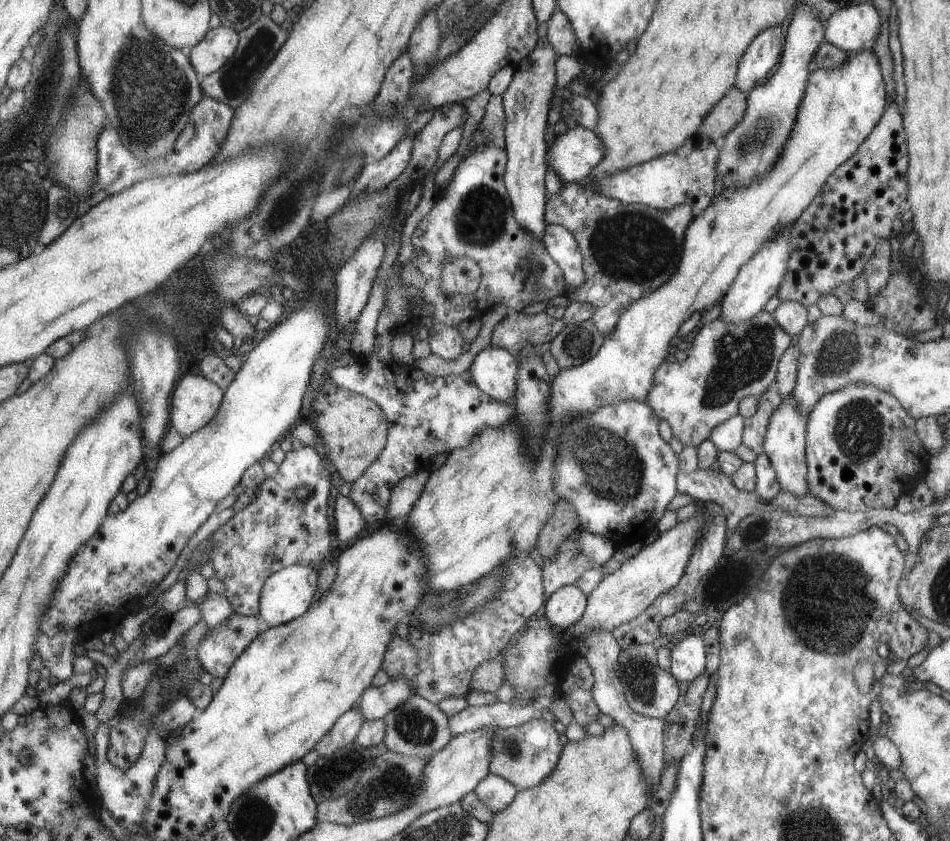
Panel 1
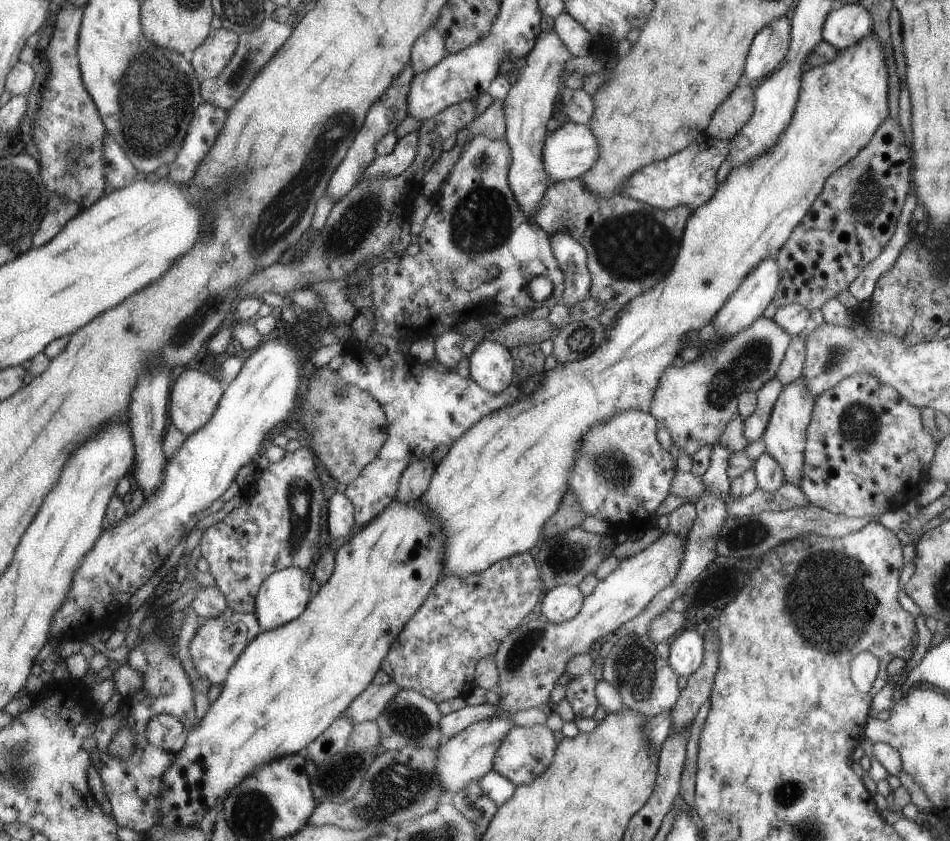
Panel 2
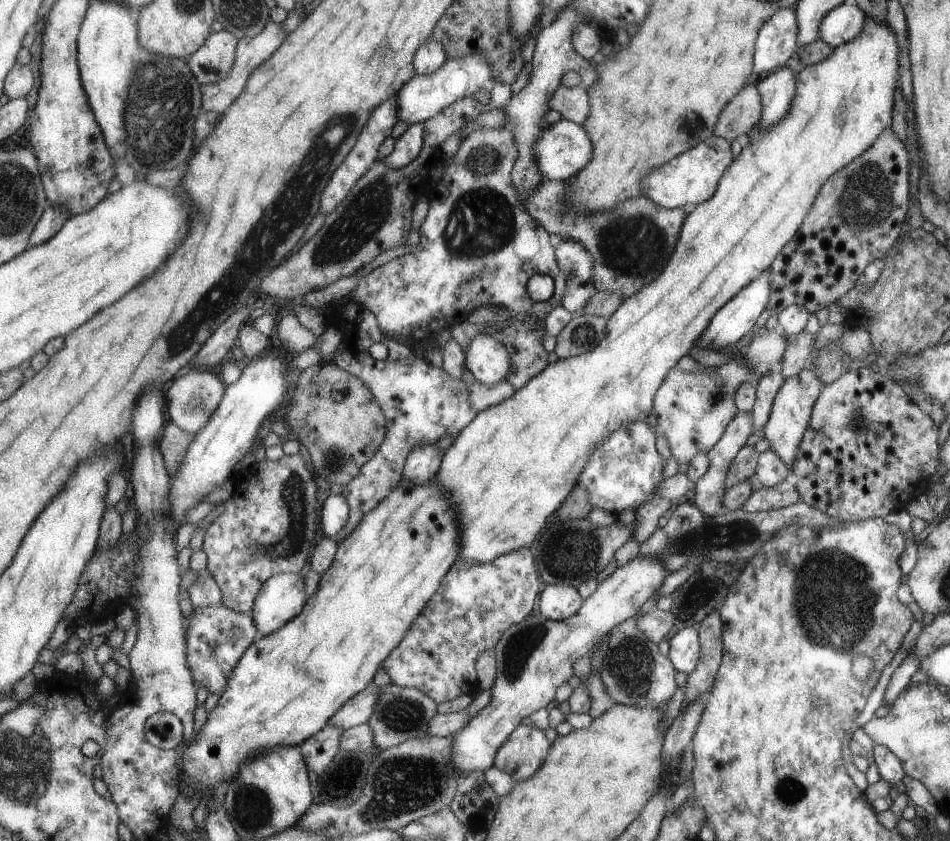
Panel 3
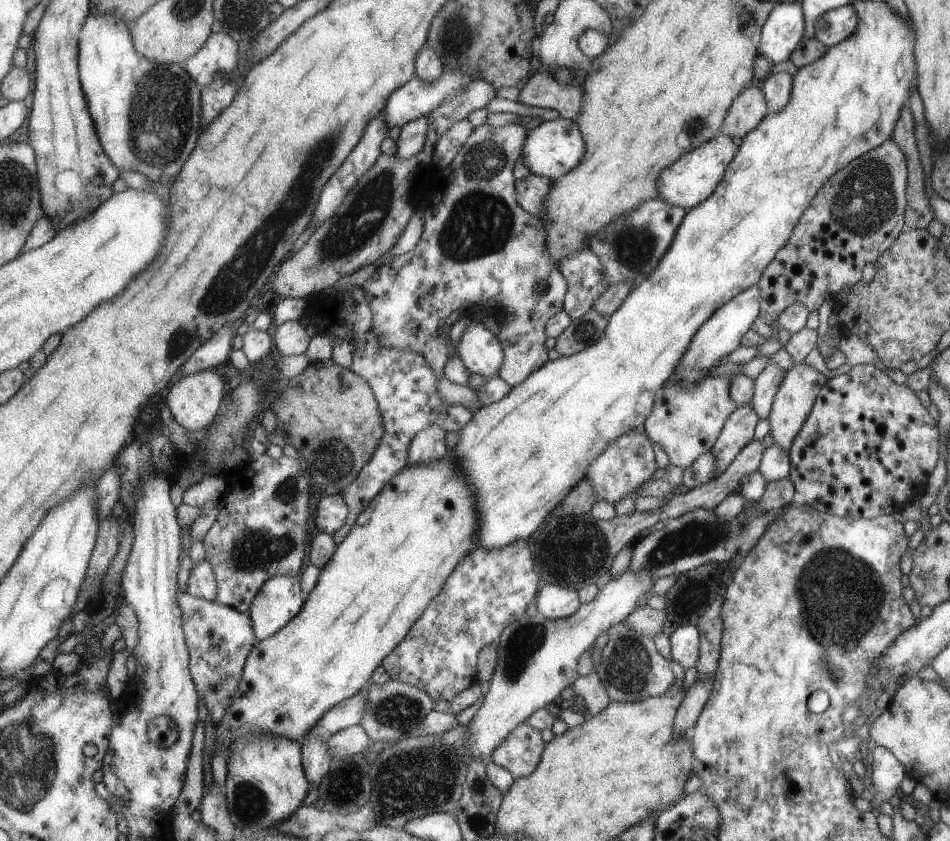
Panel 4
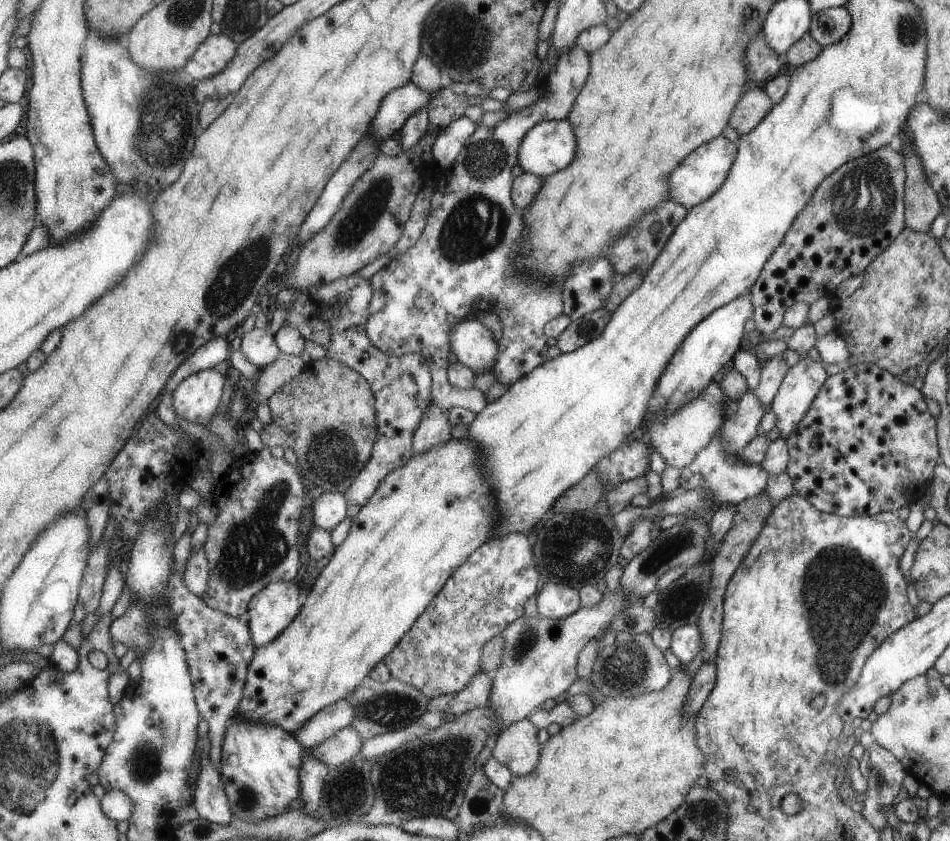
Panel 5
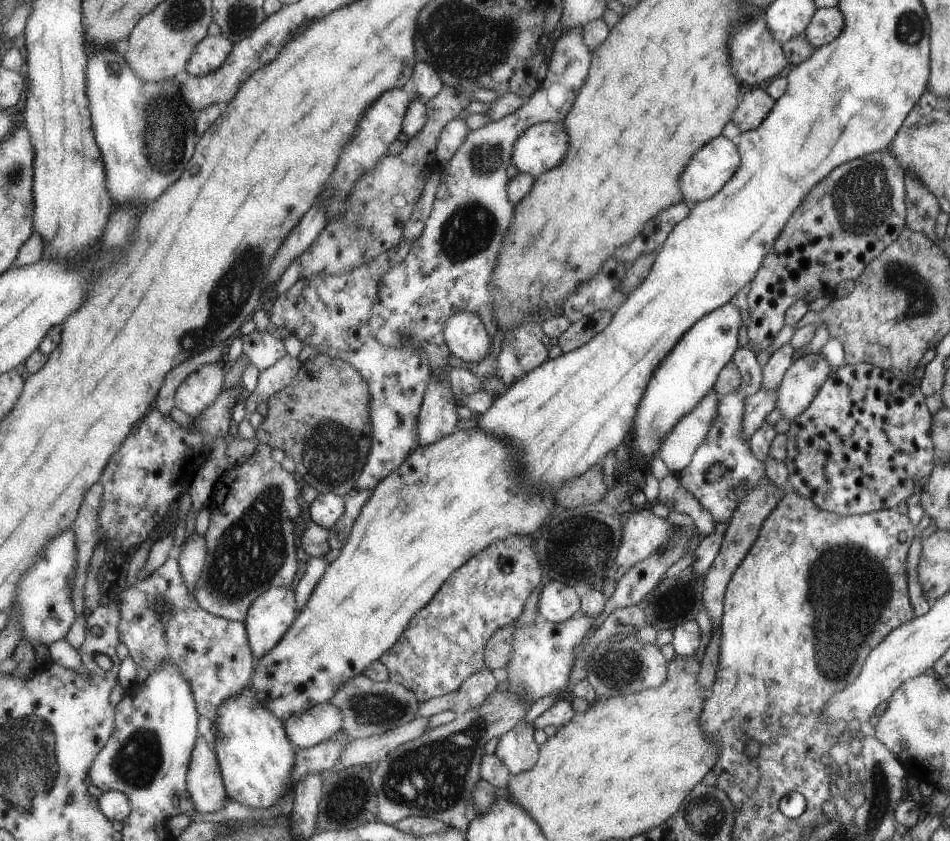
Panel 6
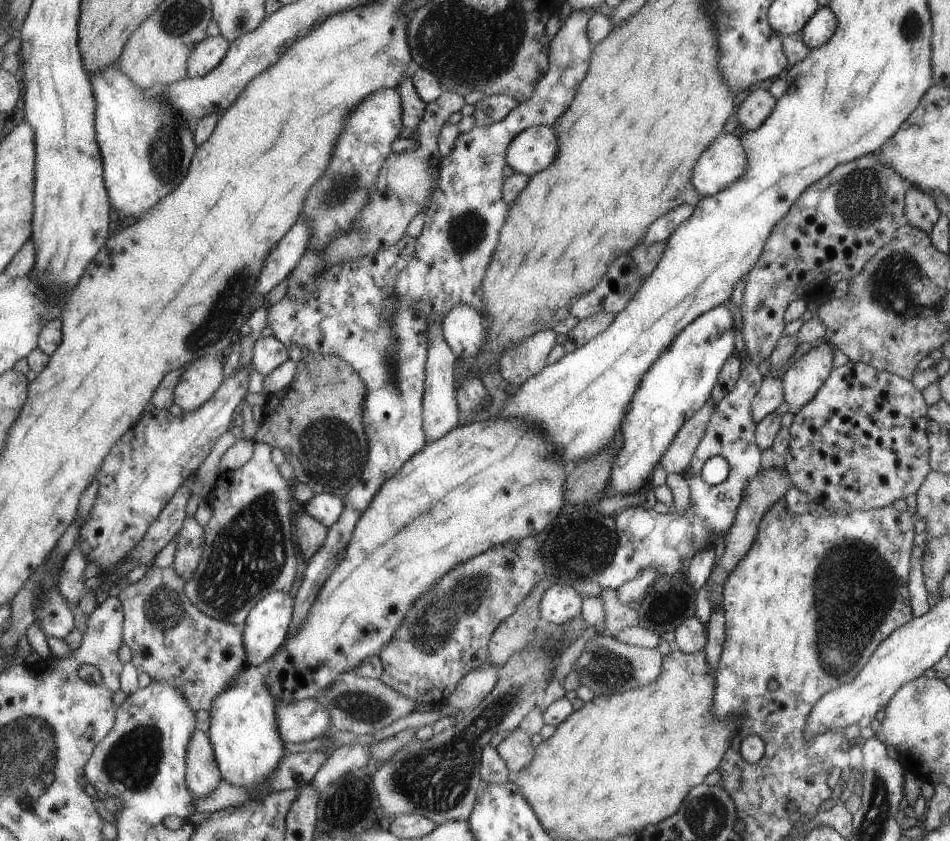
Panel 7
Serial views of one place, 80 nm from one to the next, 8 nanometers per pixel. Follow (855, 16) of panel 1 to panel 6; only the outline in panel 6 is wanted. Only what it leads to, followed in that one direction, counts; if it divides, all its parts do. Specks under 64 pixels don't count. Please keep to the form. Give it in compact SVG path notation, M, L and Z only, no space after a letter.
M819 7L811 19L811 23L805 28L804 34L807 40L813 44L813 49L829 44L844 30L845 16L839 8Z

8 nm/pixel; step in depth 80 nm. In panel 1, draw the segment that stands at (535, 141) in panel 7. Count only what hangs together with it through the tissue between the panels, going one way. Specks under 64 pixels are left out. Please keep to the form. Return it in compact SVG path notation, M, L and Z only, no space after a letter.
M577 126L558 136L548 154L548 166L555 168L565 184L585 179L604 159L604 142L593 131Z

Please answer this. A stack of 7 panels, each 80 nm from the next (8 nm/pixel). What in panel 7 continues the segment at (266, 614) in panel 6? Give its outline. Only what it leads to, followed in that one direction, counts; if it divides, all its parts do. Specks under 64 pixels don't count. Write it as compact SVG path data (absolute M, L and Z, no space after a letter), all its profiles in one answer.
M273 592L265 596L246 622L245 648L248 653L248 663L255 667L264 667L288 640L293 622L293 614L296 606L296 598L291 598L287 592Z

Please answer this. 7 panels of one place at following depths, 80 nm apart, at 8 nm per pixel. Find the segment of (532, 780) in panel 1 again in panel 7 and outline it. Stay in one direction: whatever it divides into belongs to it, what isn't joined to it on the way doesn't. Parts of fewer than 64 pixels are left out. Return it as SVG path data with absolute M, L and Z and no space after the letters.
M517 728L499 744L496 750L505 760L509 770L519 773L523 768L529 767L529 764L532 764L535 760L537 748L533 746L531 737L521 728Z

